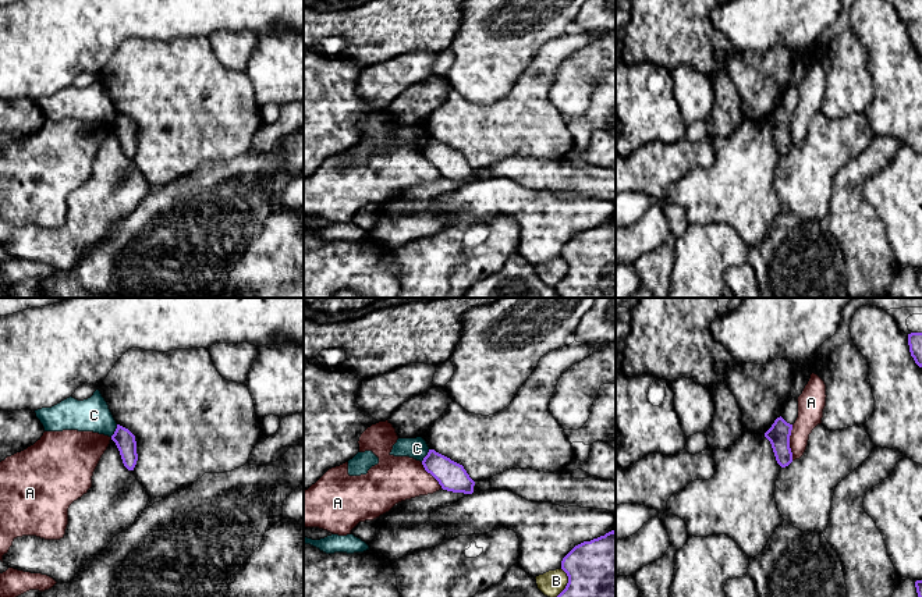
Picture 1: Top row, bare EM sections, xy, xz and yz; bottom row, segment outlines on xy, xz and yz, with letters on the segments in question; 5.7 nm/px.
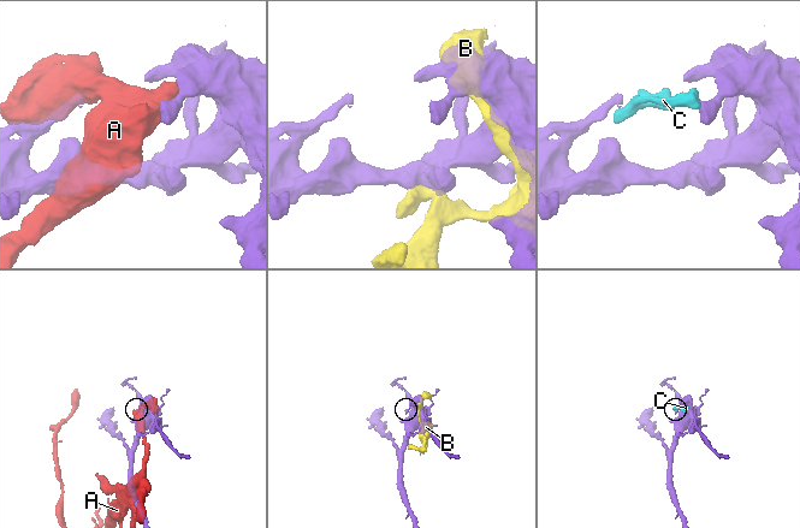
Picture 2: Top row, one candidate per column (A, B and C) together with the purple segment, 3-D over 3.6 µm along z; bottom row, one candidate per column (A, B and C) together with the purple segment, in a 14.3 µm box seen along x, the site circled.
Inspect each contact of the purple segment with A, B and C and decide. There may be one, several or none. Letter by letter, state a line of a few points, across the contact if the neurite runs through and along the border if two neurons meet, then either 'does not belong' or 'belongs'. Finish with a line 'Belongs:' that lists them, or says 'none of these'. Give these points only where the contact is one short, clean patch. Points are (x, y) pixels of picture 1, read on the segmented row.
A: line yz (793, 425), (790, 436), (791, 459); does not belong
B: does not belong
C: line xy (117, 425), (110, 436); does not belong
Belongs: none of these

